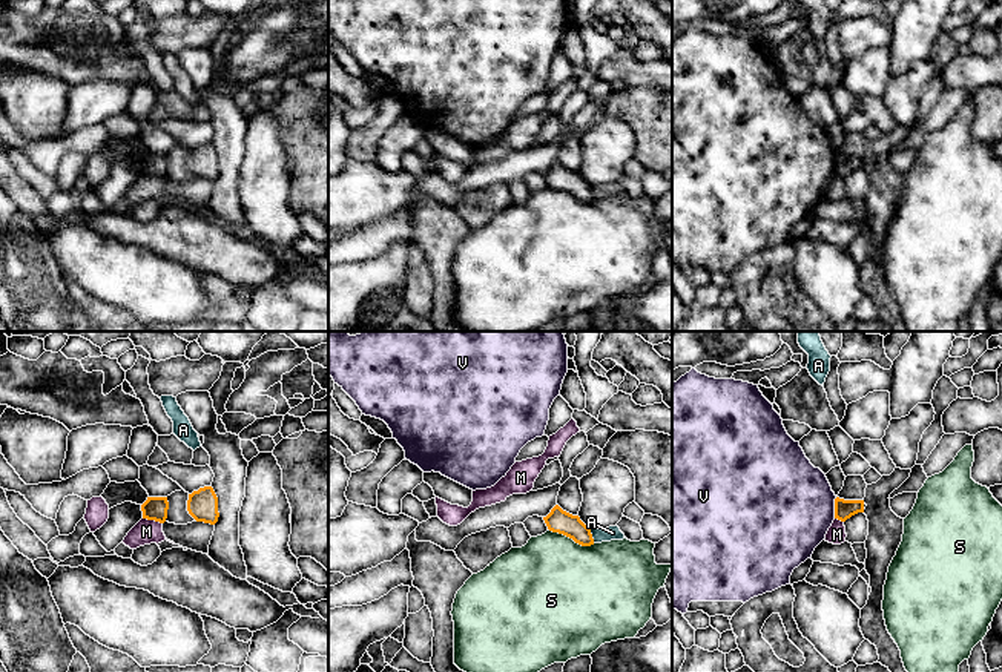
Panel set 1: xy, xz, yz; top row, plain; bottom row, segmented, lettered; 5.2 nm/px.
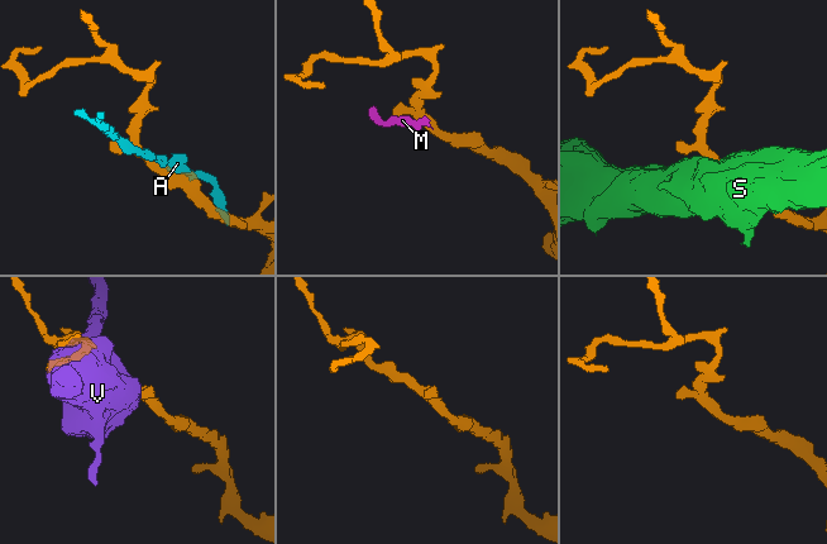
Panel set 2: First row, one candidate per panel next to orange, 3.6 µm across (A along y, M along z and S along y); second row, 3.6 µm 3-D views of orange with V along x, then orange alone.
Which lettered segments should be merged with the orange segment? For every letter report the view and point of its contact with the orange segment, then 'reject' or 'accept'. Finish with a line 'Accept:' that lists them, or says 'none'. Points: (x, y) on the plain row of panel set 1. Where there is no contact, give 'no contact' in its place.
A: xz (591, 192) | reject
M: xy (152, 175) | reject
S: xz (573, 195) | reject
V: yz (835, 164) | reject
Accept: none

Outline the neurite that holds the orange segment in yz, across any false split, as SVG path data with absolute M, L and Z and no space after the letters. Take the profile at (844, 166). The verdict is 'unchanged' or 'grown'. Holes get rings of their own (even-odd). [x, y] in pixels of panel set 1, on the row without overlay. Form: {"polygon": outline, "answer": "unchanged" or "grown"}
{"polygon": "M835 155L835 175L845 178L858 169L864 169L864 156Z", "answer": "unchanged"}

